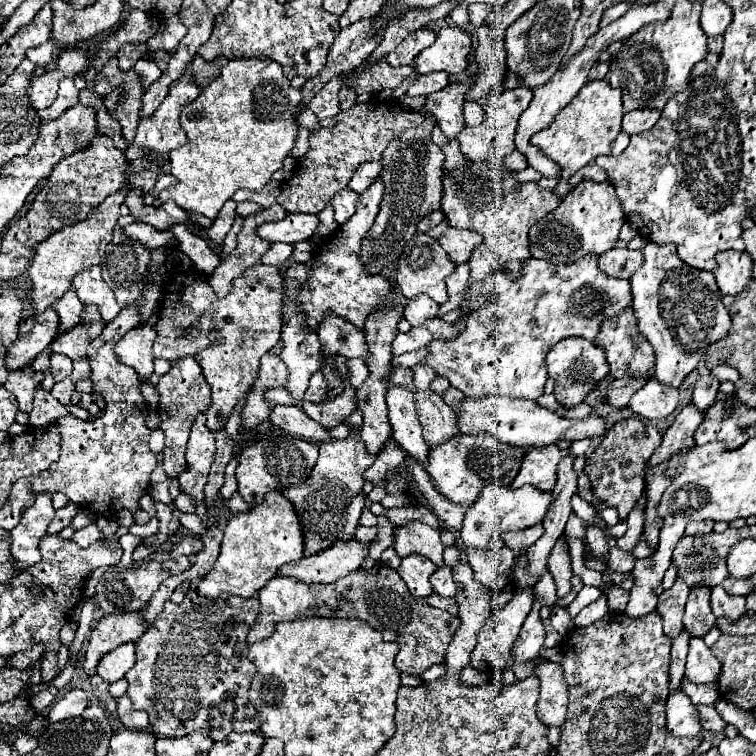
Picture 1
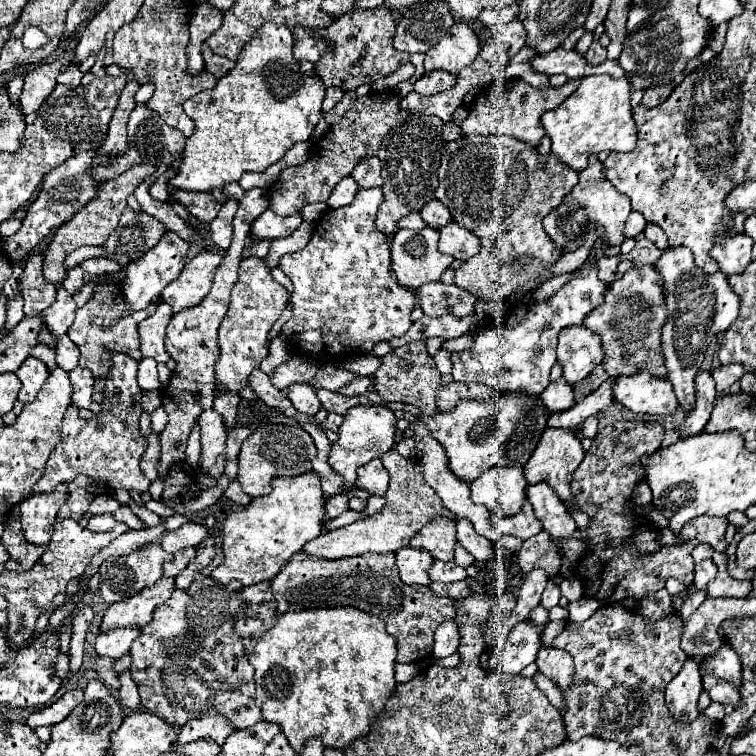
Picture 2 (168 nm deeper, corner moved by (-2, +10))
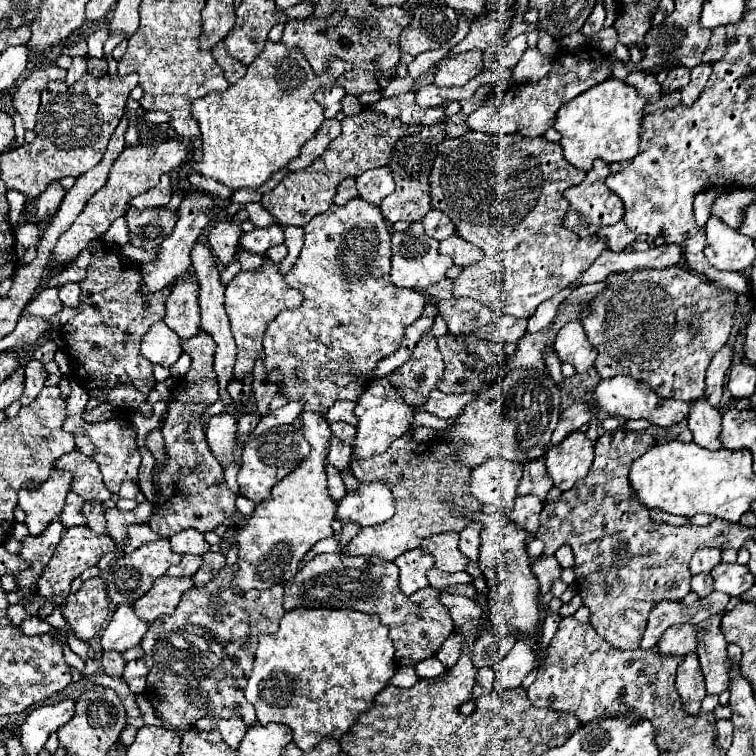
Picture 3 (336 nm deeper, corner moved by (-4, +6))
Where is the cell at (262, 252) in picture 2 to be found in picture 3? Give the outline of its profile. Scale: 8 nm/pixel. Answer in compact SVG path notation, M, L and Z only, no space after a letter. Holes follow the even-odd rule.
M241 250L241 252L237 254L237 262L241 264L241 270L245 272L245 270L251 270L251 268L261 266L261 264L263 264L263 256L251 254L251 252L247 252L247 250Z

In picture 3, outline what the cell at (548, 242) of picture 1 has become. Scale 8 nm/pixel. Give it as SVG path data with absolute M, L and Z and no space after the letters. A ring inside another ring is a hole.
M597 160L593 164L593 168L587 172L585 180L577 186L571 186L565 190L565 198L569 200L569 210L567 210L567 216L565 216L565 226L569 230L573 230L577 236L585 238L585 236L593 236L599 228L603 226L613 226L617 224L621 218L623 218L623 202L621 198L611 192L607 186L605 186L605 178L611 174L609 170L609 164L607 162L601 162Z

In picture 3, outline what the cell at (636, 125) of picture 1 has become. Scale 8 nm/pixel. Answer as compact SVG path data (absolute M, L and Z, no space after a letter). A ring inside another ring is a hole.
M677 66L673 68L669 74L667 74L667 80L663 82L663 90L665 92L673 92L673 90L681 90L683 86L689 84L689 74L691 70L689 68L683 68L683 66Z

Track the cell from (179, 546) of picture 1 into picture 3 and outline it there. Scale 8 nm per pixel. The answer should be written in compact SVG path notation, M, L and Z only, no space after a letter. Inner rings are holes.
M187 528L187 530L181 530L177 532L175 536L169 538L171 540L171 548L177 552L177 554L195 554L195 556L201 556L209 550L209 544L207 540L203 538L203 534L195 528Z

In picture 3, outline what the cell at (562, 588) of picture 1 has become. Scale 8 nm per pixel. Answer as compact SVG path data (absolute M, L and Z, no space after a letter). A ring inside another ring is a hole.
M537 458L533 462L527 462L523 466L523 478L517 486L517 494L537 494L539 498L545 500L545 494L547 494L547 484L549 480L547 478L547 466L545 466L545 458Z

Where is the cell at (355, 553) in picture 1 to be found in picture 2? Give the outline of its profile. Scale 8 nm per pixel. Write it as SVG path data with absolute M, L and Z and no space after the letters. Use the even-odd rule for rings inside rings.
M389 450L381 456L385 470L389 472L389 490L387 490L387 504L383 506L381 514L369 516L365 520L353 522L349 526L331 530L327 534L321 534L319 538L307 542L303 546L303 552L309 556L325 558L325 560L339 560L347 556L361 556L369 552L397 552L399 548L405 548L413 534L427 524L435 516L445 516L455 520L455 516L443 508L441 498L433 492L433 488L423 480L423 472L419 470L419 460L417 458L403 458L399 452Z

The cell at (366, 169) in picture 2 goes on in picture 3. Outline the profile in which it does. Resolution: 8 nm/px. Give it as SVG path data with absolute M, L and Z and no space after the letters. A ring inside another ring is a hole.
M379 168L379 170L369 170L357 178L357 190L359 198L379 206L385 196L389 196L395 190L393 182L393 172L389 168Z

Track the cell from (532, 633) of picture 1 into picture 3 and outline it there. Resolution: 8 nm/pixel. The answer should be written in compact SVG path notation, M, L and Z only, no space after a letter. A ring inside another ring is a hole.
M517 640L511 654L495 666L495 692L519 688L523 678L535 668L535 652L527 646L525 640Z

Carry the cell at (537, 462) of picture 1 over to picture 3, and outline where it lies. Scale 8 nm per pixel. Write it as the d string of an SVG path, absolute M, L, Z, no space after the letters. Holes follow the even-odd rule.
M573 432L561 446L547 450L547 474L563 492L585 478L593 462L593 442L583 432Z

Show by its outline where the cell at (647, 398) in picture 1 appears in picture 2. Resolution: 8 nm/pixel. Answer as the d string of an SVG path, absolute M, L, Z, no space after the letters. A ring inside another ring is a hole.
M635 374L617 378L613 386L613 396L631 412L641 414L673 414L679 406L671 382L667 378L657 378L651 374Z

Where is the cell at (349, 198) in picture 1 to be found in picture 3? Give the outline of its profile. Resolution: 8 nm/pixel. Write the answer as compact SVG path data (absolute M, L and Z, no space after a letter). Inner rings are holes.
M345 178L345 182L341 182L341 184L337 186L337 192L335 192L335 196L333 196L333 202L335 202L337 206L343 206L345 202L349 202L349 200L353 200L353 198L357 198L355 180L353 180L353 178Z

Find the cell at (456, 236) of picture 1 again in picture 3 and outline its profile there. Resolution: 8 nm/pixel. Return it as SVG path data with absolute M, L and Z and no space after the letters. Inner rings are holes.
M457 234L441 240L441 246L439 246L439 252L441 254L449 254L453 258L453 262L461 268L469 266L469 264L475 264L477 260L483 258L483 250L465 242L463 238L459 238Z

